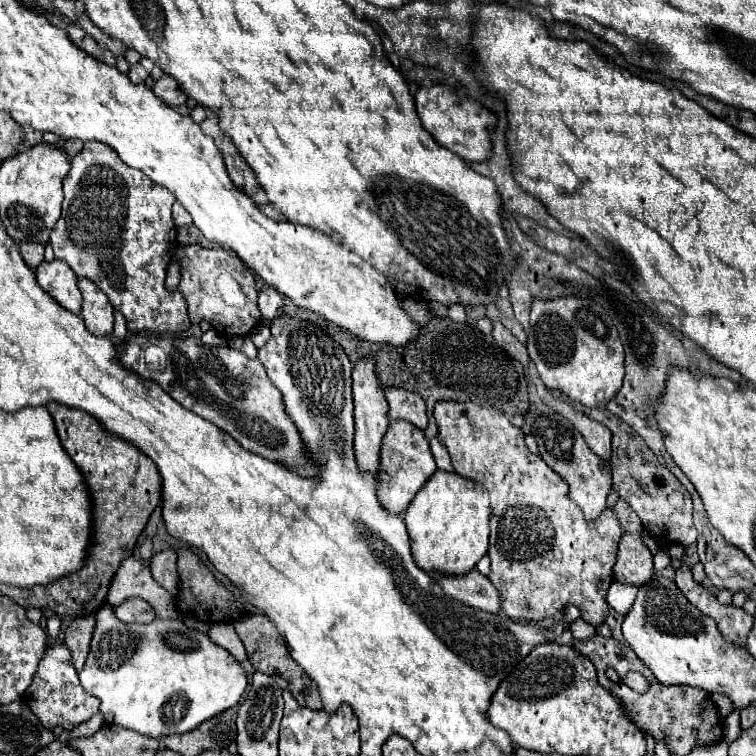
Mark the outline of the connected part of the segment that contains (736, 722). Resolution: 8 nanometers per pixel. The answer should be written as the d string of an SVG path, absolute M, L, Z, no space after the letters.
M728 714L726 718L724 718L724 742L734 742L738 736L740 736L740 732L742 732L742 728L740 728L740 718L738 718L738 714Z

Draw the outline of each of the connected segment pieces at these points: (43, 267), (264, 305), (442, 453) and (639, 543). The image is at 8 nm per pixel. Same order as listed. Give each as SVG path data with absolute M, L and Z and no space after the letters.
M62 260L42 262L36 268L36 280L60 306L66 310L80 314L82 310L82 294L78 290L76 274Z
M264 286L258 292L258 308L262 312L262 318L266 318L266 320L278 318L280 314L284 314L282 294L278 290L274 290L272 286Z
M432 438L430 440L430 448L432 448L432 454L434 454L434 460L436 460L438 468L444 470L444 472L452 472L450 456L448 456L448 450L444 448L444 444L438 438Z
M624 534L618 544L618 556L614 564L614 580L622 584L642 586L654 574L652 554L646 548L640 534Z

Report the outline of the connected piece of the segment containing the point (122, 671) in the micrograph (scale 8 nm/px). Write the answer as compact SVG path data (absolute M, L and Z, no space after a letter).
M106 604L96 612L96 628L88 660L80 672L80 682L88 694L100 700L100 712L106 724L162 740L164 736L190 732L204 720L236 706L246 688L246 672L230 652L214 644L208 636L188 628L184 622L152 620L150 624L124 624L116 618L114 608Z

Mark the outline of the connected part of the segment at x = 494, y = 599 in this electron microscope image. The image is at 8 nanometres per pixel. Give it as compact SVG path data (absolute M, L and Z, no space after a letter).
M472 570L472 572L468 572L468 576L458 576L458 578L440 576L438 582L448 596L452 596L454 600L458 600L466 606L480 608L490 614L498 614L502 610L500 592L496 592L496 588L488 580L488 576L480 574L478 570Z

